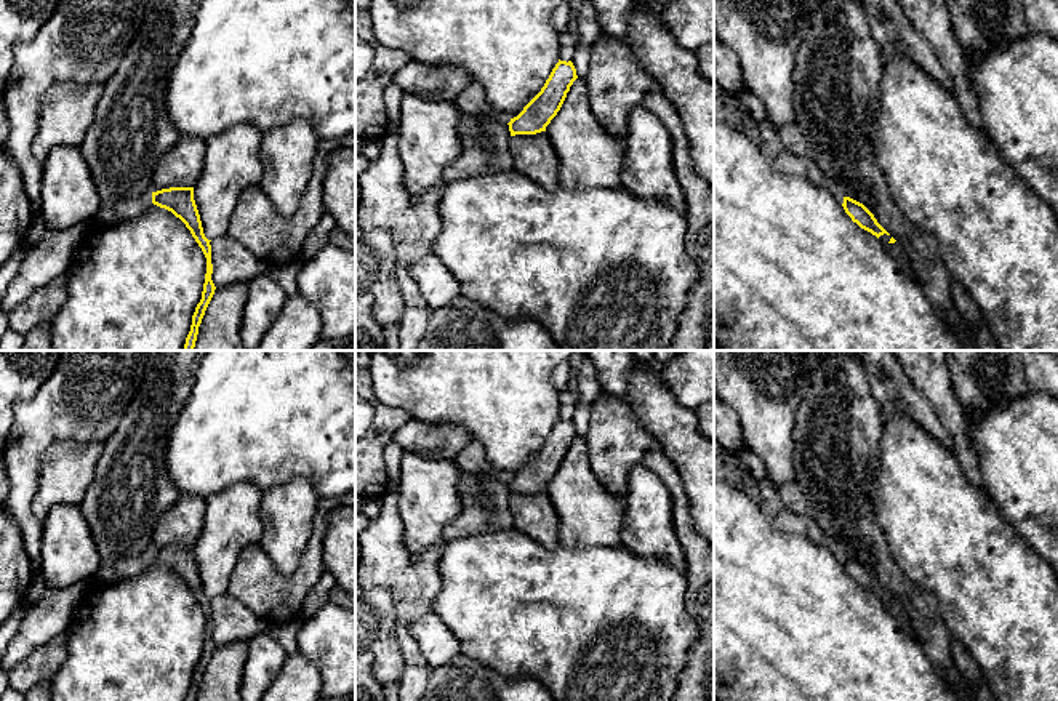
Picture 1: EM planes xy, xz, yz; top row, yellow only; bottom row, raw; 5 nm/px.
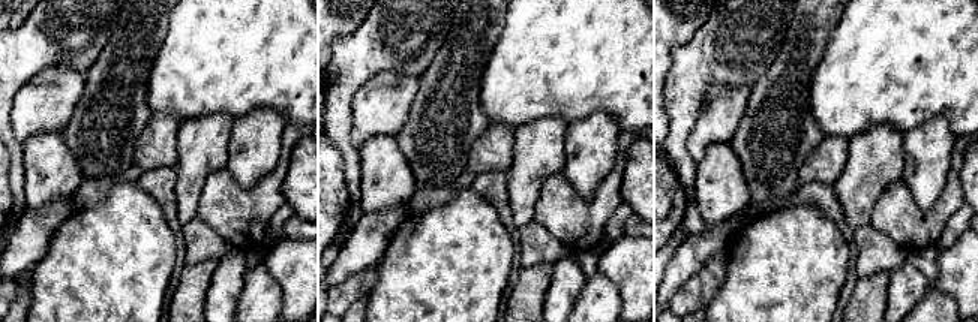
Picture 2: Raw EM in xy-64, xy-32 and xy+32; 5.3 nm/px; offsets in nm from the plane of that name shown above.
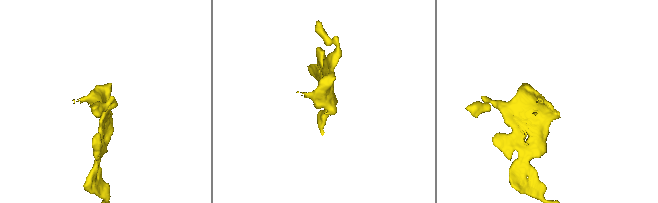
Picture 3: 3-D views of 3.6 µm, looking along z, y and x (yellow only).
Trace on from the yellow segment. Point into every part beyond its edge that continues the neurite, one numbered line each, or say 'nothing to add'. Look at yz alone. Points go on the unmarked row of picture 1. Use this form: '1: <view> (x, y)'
1: yz (895, 608)

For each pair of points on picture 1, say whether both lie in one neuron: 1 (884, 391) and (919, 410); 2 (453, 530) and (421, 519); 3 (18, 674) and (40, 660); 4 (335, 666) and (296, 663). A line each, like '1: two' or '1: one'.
1: one
2: two
3: one
4: two

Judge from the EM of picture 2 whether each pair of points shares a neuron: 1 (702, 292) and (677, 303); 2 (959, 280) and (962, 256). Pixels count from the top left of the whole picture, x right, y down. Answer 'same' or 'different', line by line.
1: same
2: same

